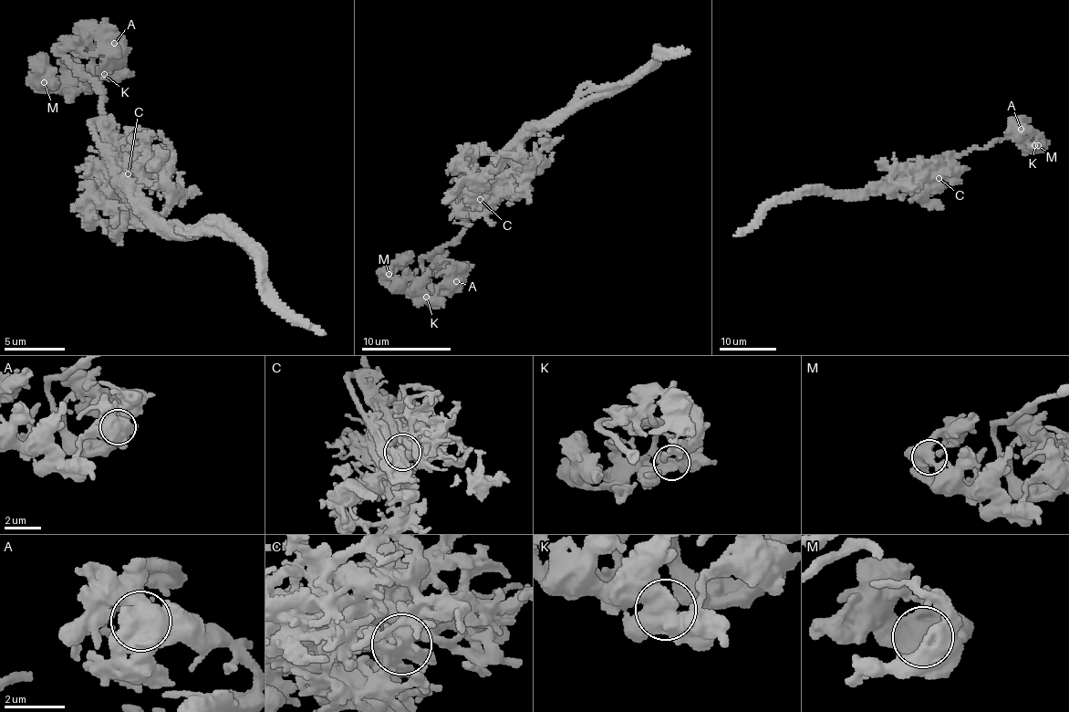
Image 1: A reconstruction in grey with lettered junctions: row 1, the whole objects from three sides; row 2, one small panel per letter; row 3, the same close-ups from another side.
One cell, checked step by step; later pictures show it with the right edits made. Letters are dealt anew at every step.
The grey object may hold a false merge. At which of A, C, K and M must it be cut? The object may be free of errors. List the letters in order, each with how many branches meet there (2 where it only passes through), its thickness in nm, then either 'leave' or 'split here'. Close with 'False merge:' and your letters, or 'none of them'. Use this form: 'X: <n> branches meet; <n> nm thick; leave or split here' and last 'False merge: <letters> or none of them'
A: 4 branches meet; 600 nm thick; leave
C: 4 branches meet; 480 nm thick; split here
K: 4 branches meet; 480 nm thick; leave
M: 4 branches meet; 550 nm thick; leave
False merge: C

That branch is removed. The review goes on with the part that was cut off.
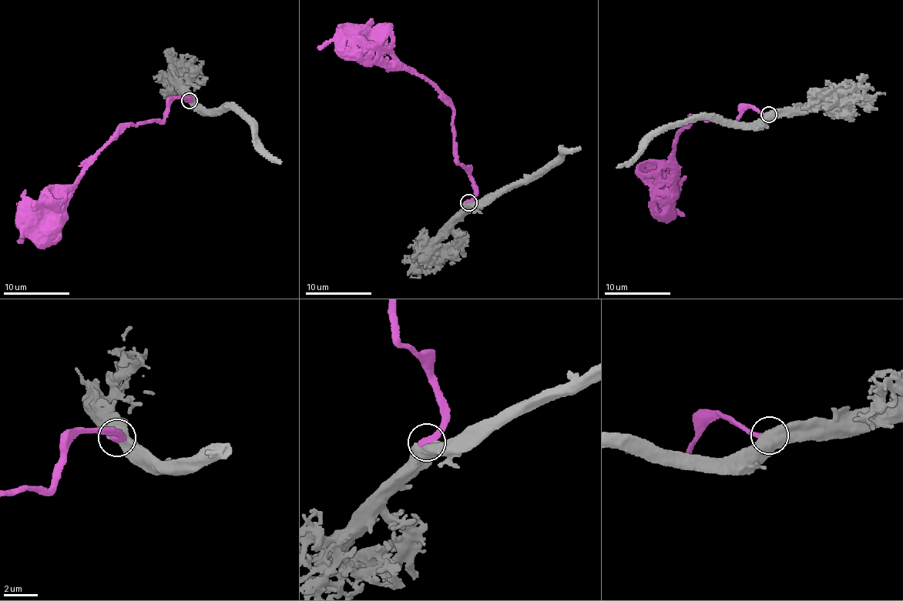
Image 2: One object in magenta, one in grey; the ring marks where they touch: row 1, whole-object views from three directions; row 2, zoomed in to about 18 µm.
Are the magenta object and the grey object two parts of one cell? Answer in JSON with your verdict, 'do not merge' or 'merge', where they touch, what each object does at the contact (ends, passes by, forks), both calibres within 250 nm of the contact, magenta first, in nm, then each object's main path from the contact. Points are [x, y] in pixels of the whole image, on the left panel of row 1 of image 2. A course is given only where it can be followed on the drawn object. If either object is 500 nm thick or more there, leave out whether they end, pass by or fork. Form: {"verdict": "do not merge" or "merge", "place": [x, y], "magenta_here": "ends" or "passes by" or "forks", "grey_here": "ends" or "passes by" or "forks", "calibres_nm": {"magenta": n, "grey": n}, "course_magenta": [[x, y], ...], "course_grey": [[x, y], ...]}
{"verdict": "merge", "place": [189, 101], "calibres_nm": {"magenta": 400, "grey": 550}, "course_magenta": [[189, 100], [175, 98], [162, 120], [125, 125], [74, 183], [52, 195], [32, 213]], "course_grey": [[189, 100], [218, 112], [226, 107], [253, 118], [256, 135], [266, 150], [280, 164]]}

